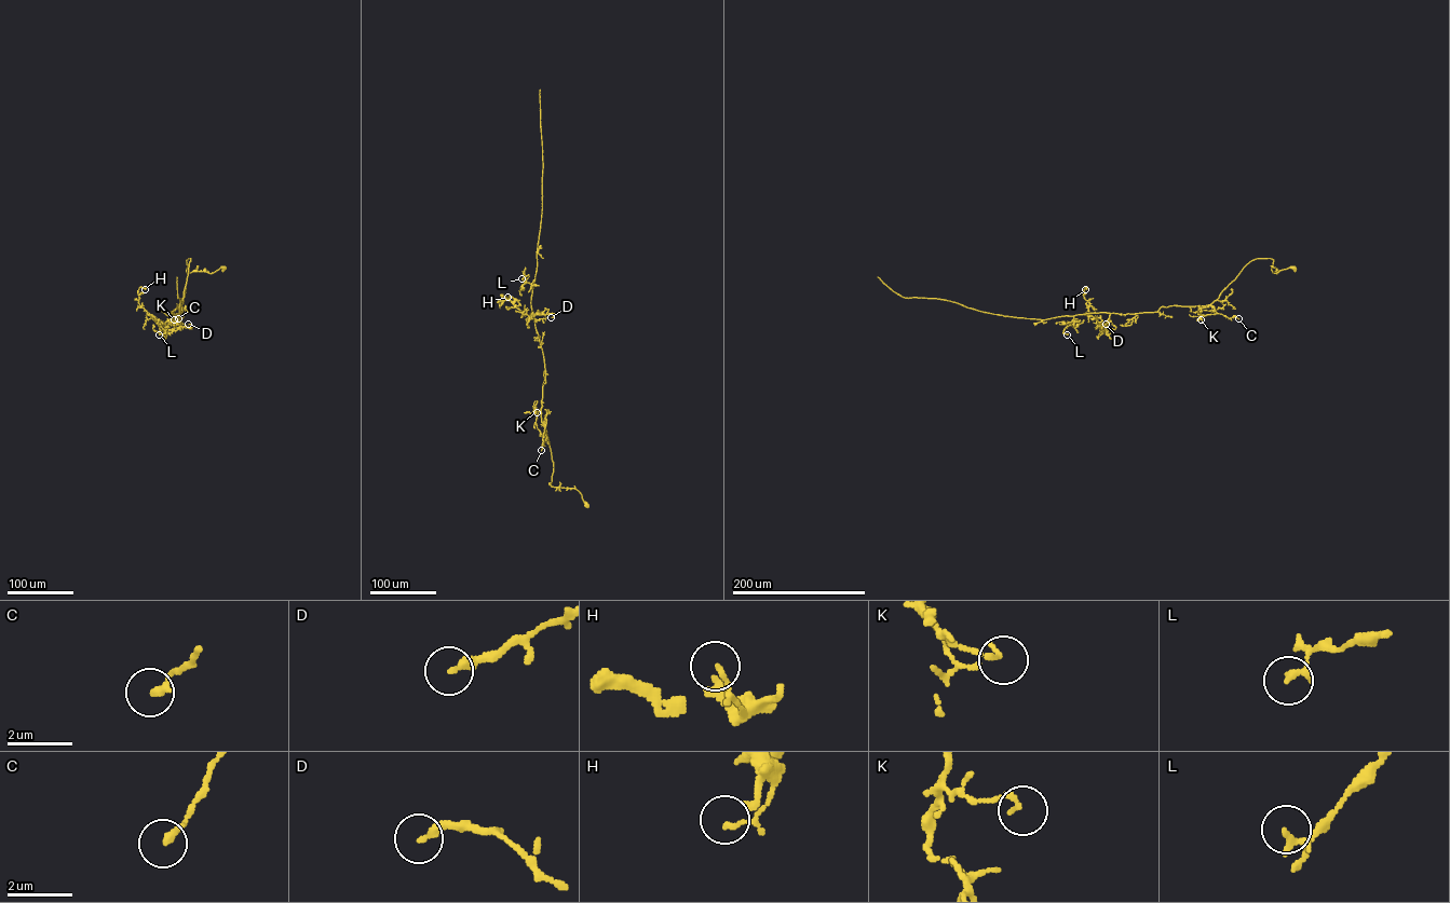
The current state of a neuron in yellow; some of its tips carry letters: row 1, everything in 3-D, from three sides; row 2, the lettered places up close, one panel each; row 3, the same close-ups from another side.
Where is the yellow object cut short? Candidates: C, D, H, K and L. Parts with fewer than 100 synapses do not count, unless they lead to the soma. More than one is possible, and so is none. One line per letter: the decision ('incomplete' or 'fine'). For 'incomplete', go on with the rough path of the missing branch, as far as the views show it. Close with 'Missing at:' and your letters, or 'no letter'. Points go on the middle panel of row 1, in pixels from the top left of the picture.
C: fine
D: fine
H: fine
K: fine
L: fine
Missing at: no letter

